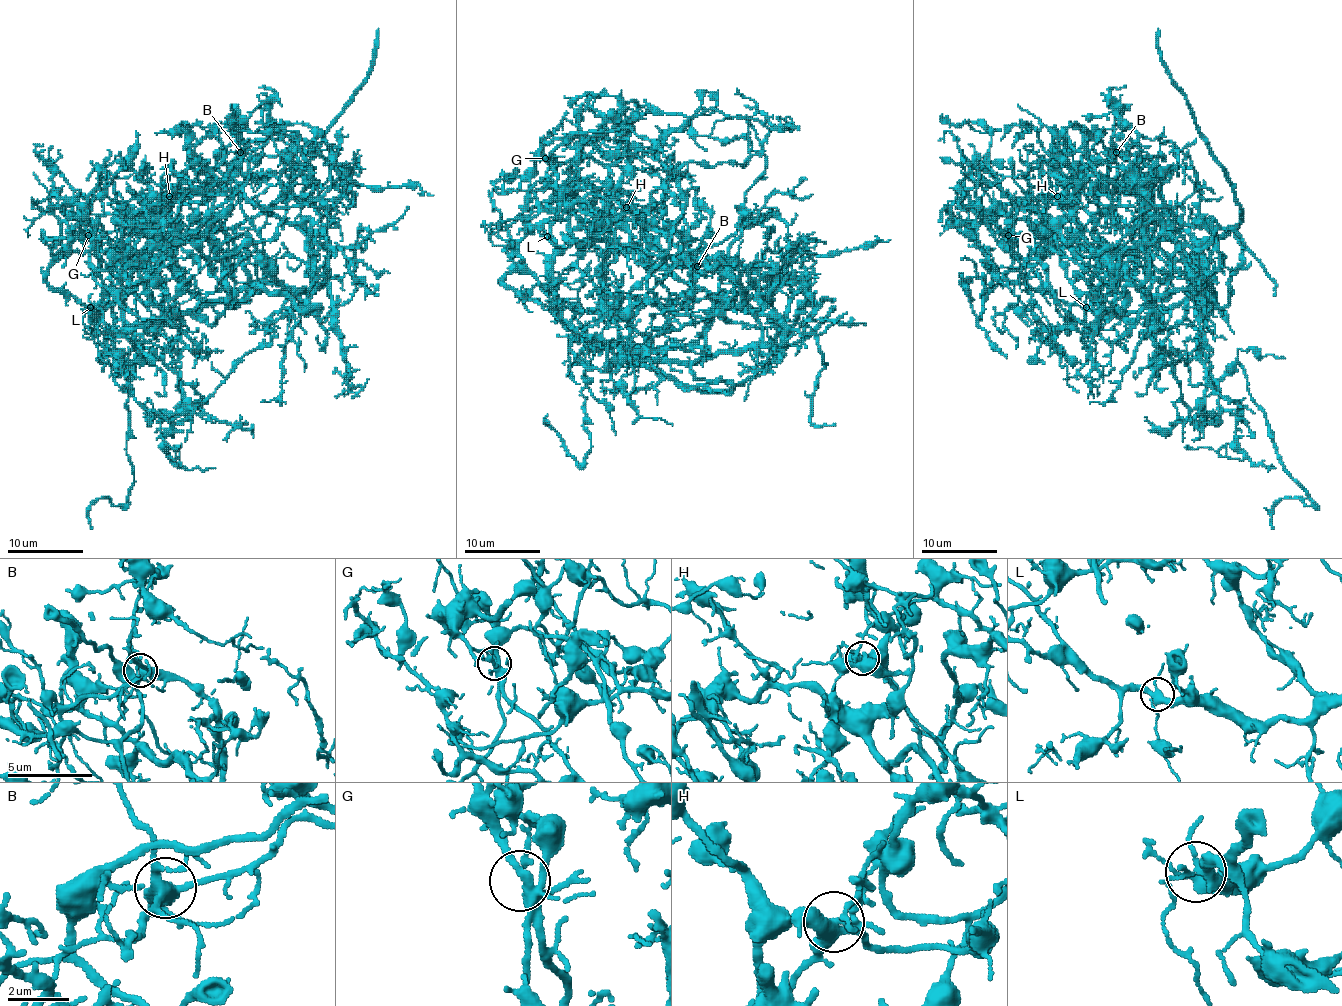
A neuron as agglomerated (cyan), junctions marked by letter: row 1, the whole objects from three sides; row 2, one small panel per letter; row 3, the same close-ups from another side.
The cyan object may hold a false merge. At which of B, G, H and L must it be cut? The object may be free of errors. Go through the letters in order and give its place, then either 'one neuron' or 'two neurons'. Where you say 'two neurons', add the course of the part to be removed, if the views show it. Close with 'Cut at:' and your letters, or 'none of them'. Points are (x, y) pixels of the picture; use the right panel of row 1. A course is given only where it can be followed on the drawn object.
B: place (1116, 152); one neuron
G: place (1008, 235); one neuron
H: place (1057, 196); two neurons; course (1057, 195), (1118, 153), (1148, 169), (1209, 373), (1243, 369), (1313, 504), (1273, 529)
L: place (1086, 307); one neuron
Cut at: H

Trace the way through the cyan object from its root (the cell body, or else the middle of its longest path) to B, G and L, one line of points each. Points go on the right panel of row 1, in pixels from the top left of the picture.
B: (1137, 244), (1145, 220), (1146, 229), (1152, 231), (1154, 225), (1154, 182), (1150, 171), (1137, 157), (1116, 152)
G: (1137, 244), (1111, 290), (1090, 299), (1067, 277), (1057, 243), (1044, 225), (1018, 220), (1008, 235)
L: (1137, 244), (1133, 258), (1099, 292), (1095, 320), (1061, 328), (1073, 305), (1086, 307)

